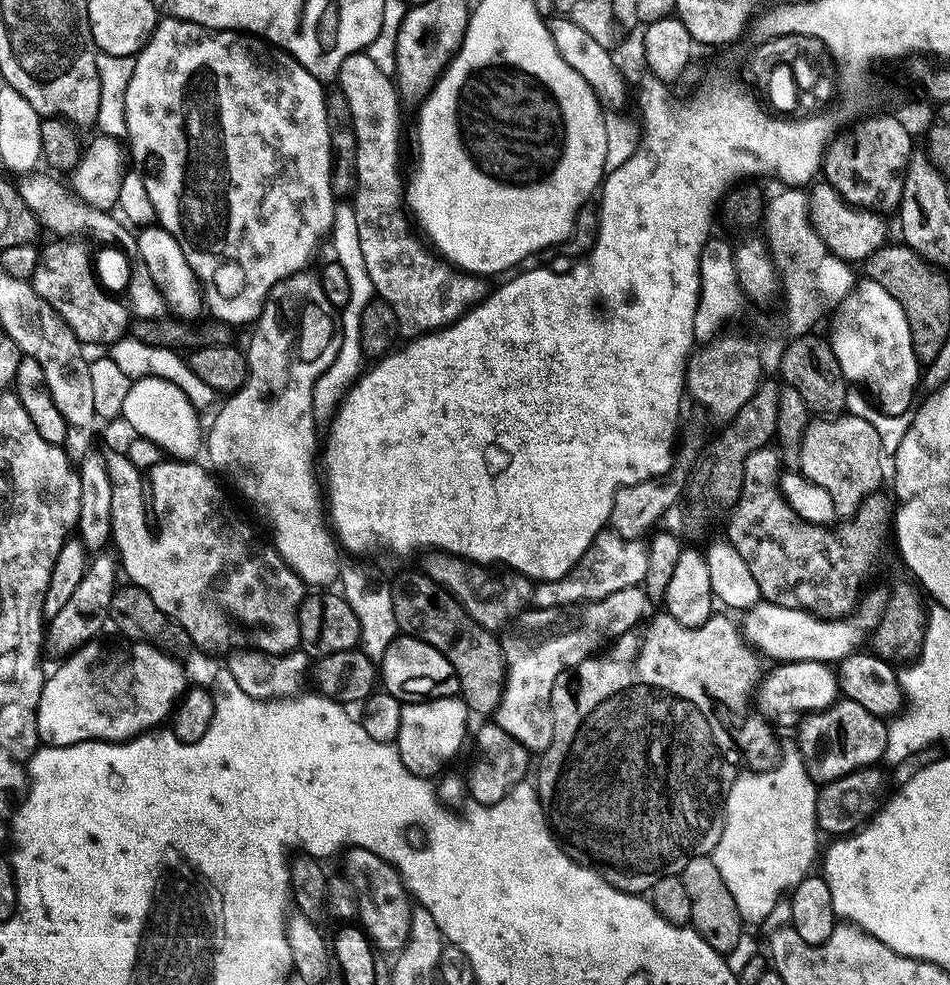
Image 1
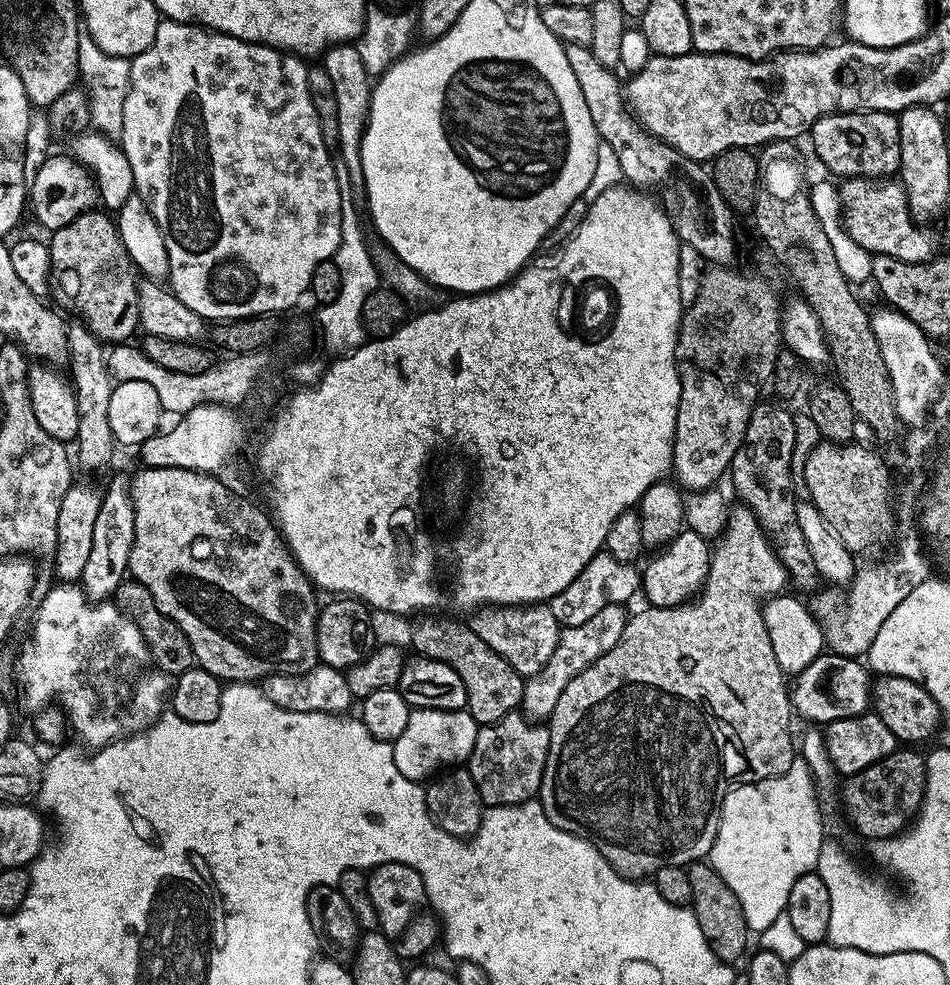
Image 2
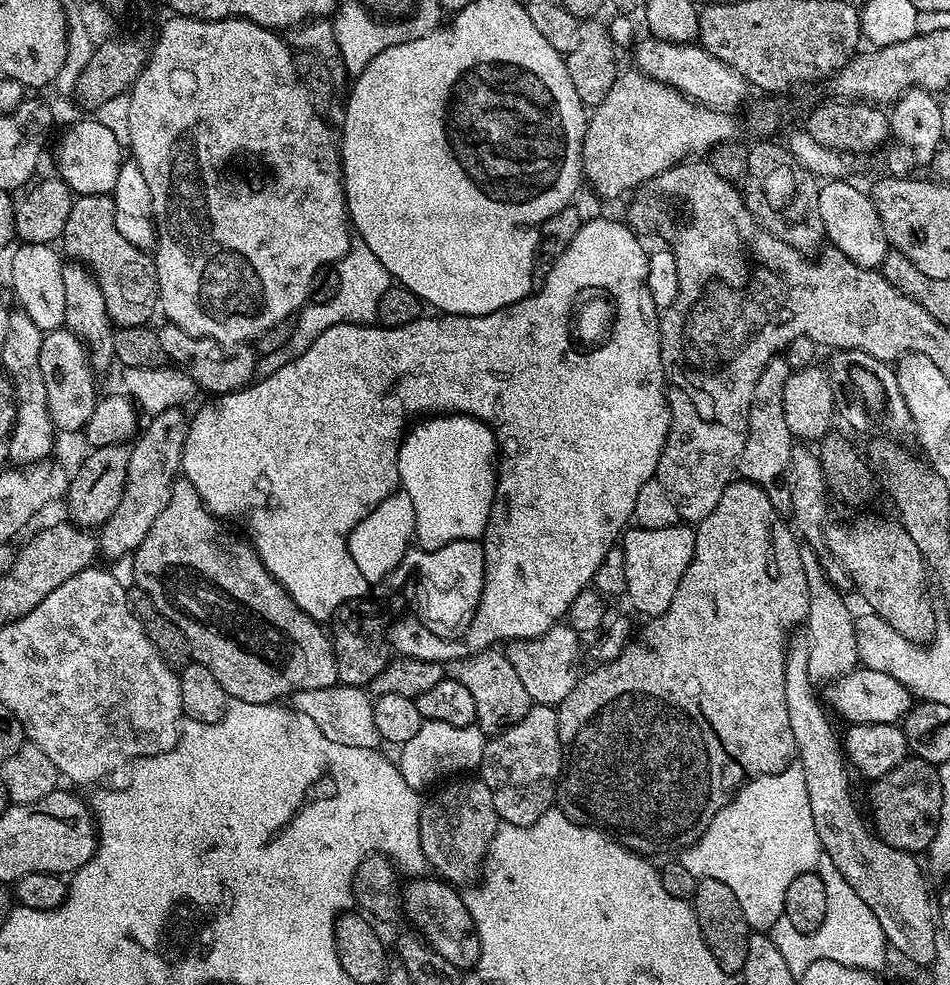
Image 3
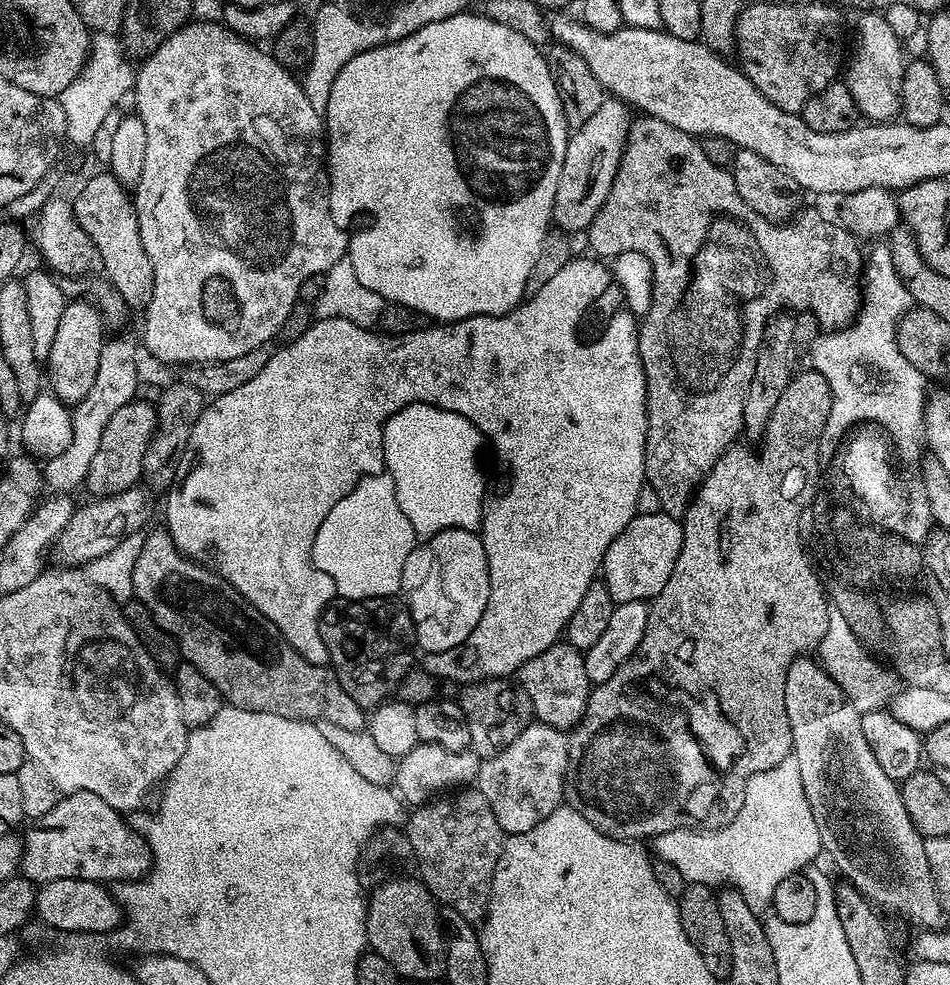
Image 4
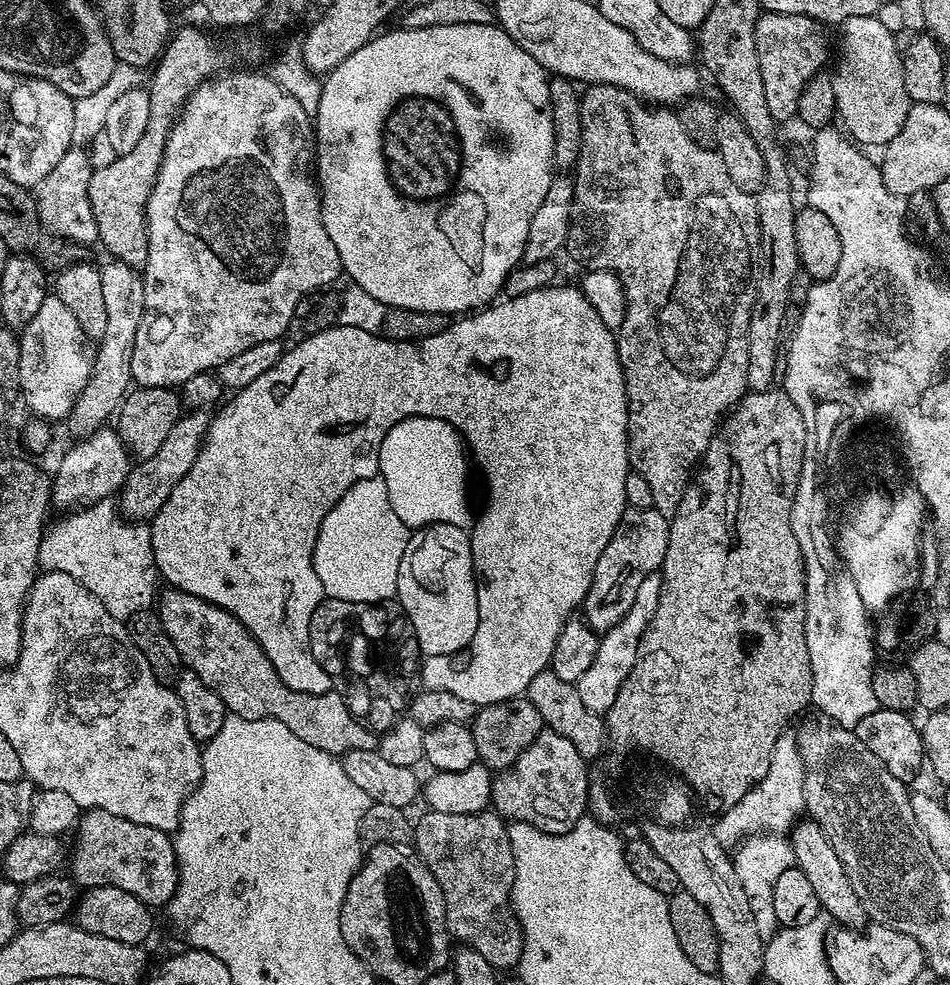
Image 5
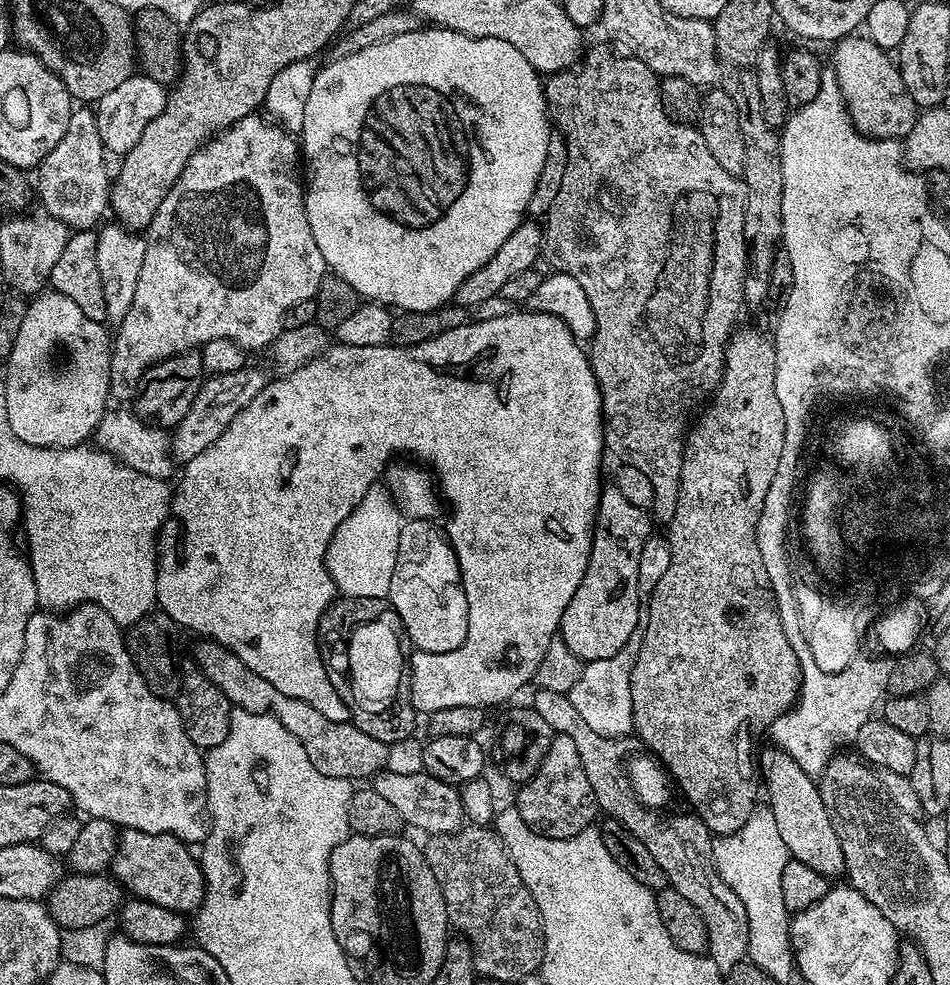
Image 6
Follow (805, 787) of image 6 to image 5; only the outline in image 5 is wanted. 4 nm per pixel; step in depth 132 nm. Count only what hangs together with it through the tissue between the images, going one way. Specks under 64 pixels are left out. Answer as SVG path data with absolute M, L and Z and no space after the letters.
M811 818L801 819L791 829L790 843L795 867L800 868L802 874L806 874L806 878L810 878L821 909L833 921L838 920L838 924L845 928L863 929L866 924L864 907L853 884L850 883L850 877L846 874L846 866L842 866L834 846L830 846L830 838L826 838L826 834L822 832L822 826L818 826L818 822L814 822Z

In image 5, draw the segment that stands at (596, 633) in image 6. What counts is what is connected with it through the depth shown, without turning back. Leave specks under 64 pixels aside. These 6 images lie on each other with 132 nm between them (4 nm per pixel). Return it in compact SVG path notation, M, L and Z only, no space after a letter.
M625 508L598 566L594 566L594 578L582 605L582 618L598 634L609 632L630 610L642 578L659 572L664 566L666 546L670 542L669 517L663 516L657 508Z

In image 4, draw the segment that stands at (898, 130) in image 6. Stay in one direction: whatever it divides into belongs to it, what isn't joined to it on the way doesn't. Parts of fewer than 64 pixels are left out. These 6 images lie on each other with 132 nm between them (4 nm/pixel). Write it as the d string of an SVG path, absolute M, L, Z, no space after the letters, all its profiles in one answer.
M868 10L861 13L856 26L854 50L844 74L844 83L854 95L857 111L869 121L888 122L900 112L902 74L906 63L899 33L894 32L883 13Z

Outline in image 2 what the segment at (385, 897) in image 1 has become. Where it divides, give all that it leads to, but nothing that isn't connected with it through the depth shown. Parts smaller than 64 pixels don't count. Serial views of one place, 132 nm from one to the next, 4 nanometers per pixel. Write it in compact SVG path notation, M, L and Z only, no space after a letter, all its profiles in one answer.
M386 862L367 873L370 902L374 902L376 923L379 931L391 941L392 949L404 962L416 962L419 956L424 956L435 944L442 928L438 917L428 901L426 886L418 874L410 866L402 862Z

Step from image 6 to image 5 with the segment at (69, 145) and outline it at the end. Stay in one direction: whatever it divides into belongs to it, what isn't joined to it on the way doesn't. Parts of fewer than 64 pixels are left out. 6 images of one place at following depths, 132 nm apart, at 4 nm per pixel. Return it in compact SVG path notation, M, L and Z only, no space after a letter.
M73 146L58 158L58 166L54 166L34 189L41 224L55 236L85 246L95 245L98 240L98 226L94 222L94 210L90 210L88 193L93 171L89 153L83 147Z

